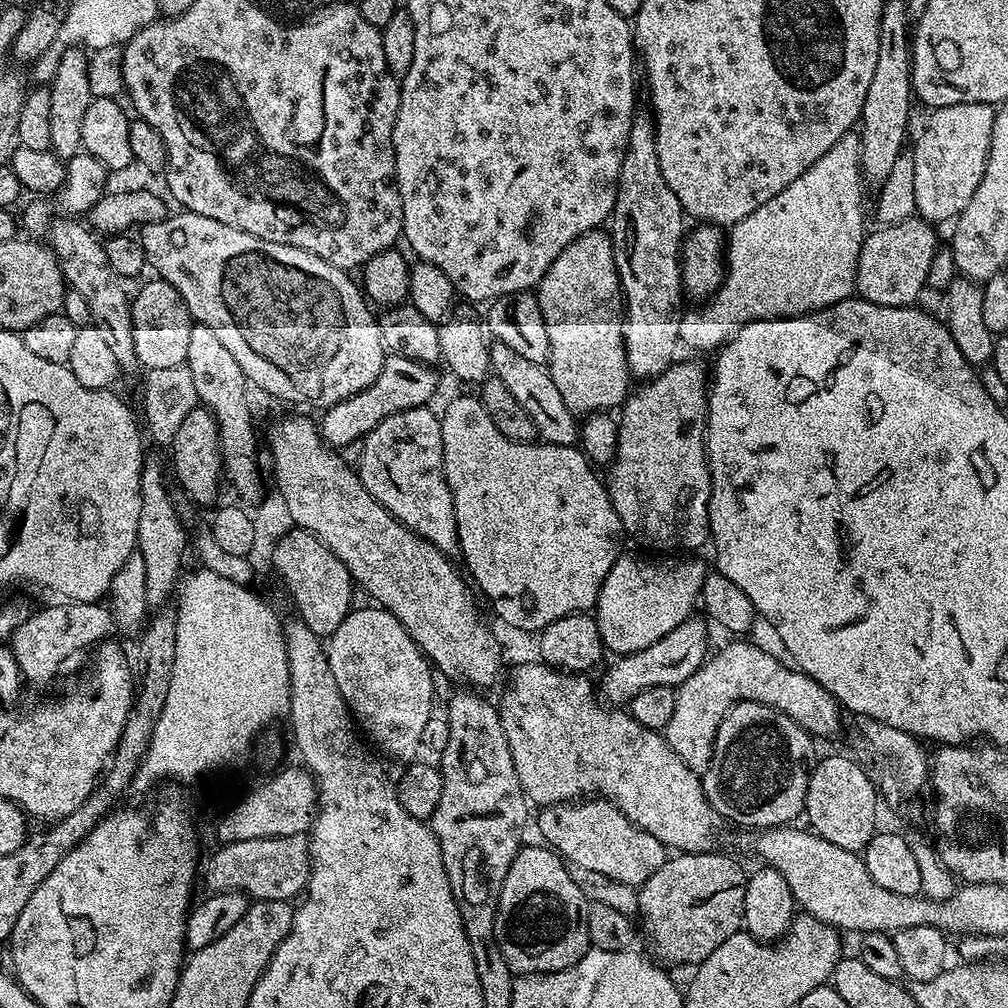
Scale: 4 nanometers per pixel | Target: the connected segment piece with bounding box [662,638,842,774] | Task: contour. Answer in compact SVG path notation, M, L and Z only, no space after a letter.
M736 638L733 640L736 640L733 644L726 645L718 652L713 651L704 661L704 665L694 674L690 674L690 678L686 678L686 682L682 682L676 689L674 714L662 730L664 740L672 747L674 754L678 754L678 758L682 758L682 762L686 762L686 766L690 766L690 770L703 774L708 769L712 751L716 745L718 726L725 714L740 700L757 700L778 709L779 712L785 712L791 720L798 722L798 726L806 729L808 735L813 738L832 736L839 730L841 705L837 704L835 698L822 685L814 682L814 678L810 678L795 666L787 668L778 657L771 656L766 649L759 648L756 644L747 644L744 641L747 639Z

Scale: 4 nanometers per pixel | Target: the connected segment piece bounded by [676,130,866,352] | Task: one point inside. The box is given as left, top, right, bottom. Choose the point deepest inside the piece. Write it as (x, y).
(797, 254)

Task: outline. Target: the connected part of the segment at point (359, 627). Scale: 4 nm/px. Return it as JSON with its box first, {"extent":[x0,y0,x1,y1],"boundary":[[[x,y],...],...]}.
{"extent":[327,606,437,762],"boundary":[[[379,606],[371,607],[349,612],[342,626],[327,637],[330,671],[355,723],[362,732],[364,727],[363,735],[386,755],[412,762],[417,759],[420,739],[428,728],[432,702],[437,699],[431,682],[433,669],[396,615]]]}

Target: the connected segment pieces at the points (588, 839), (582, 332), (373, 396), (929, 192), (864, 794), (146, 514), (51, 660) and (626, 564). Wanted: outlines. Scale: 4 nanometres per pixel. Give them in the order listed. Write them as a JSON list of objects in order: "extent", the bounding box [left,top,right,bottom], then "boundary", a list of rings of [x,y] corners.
[{"extent":[534,798,666,886],"boundary":[[[584,798],[579,802],[567,804],[546,804],[535,813],[534,828],[540,831],[545,845],[559,854],[571,866],[583,866],[586,870],[595,870],[626,882],[633,886],[642,886],[662,866],[666,859],[666,849],[654,834],[646,834],[615,803],[603,798]]]},{"extent":[534,230,630,414],"boundary":[[[597,230],[570,242],[570,246],[566,246],[566,250],[554,260],[550,270],[546,270],[534,289],[534,295],[542,310],[542,318],[546,318],[546,334],[550,337],[546,367],[554,378],[554,386],[558,386],[558,394],[562,394],[562,402],[566,402],[574,414],[619,409],[630,395],[630,373],[624,349],[624,294],[620,290],[611,235]]]},{"extent":[318,355,436,450],"boundary":[[[385,355],[378,378],[374,378],[366,390],[333,404],[323,413],[324,421],[321,419],[318,424],[320,435],[331,447],[342,450],[347,444],[355,444],[373,432],[390,414],[398,414],[407,408],[425,407],[436,392],[436,371],[435,367],[419,364],[405,356]]]},{"extent":[912,103,995,224],"boundary":[[[955,103],[954,106],[935,108],[929,113],[930,118],[919,134],[912,157],[914,158],[914,200],[917,215],[931,224],[953,221],[966,208],[974,196],[982,174],[985,173],[986,160],[989,156],[990,135],[993,130],[995,109],[984,103]]]},{"extent":[804,756,878,853],"boundary":[[[828,756],[822,760],[813,767],[806,790],[804,812],[808,816],[807,823],[811,831],[826,842],[834,842],[834,846],[842,846],[842,850],[863,853],[878,831],[877,785],[869,773],[868,776],[864,773],[863,766],[855,764],[848,756]]]},{"extent":[136,446,188,606],"boundary":[[[150,446],[145,449],[143,470],[140,471],[139,478],[139,498],[141,499],[141,509],[138,516],[138,534],[136,535],[137,551],[142,554],[143,562],[146,564],[146,590],[149,605],[160,606],[174,588],[174,584],[180,572],[184,550],[188,548],[188,535],[177,514],[175,506],[172,504],[171,493],[164,482],[164,468],[162,466],[161,449]]]},{"extent":[10,603,116,682],"boundary":[[[54,603],[56,604],[38,612],[33,611],[10,637],[13,656],[22,676],[27,679],[38,676],[44,682],[50,681],[62,662],[72,654],[92,643],[95,645],[116,632],[111,609],[103,603]]]},{"extent":[594,553,708,656],"boundary":[[[621,553],[607,574],[594,609],[605,649],[616,656],[628,655],[665,637],[691,617],[707,573],[708,566],[696,558],[656,560],[640,554]]]}]

